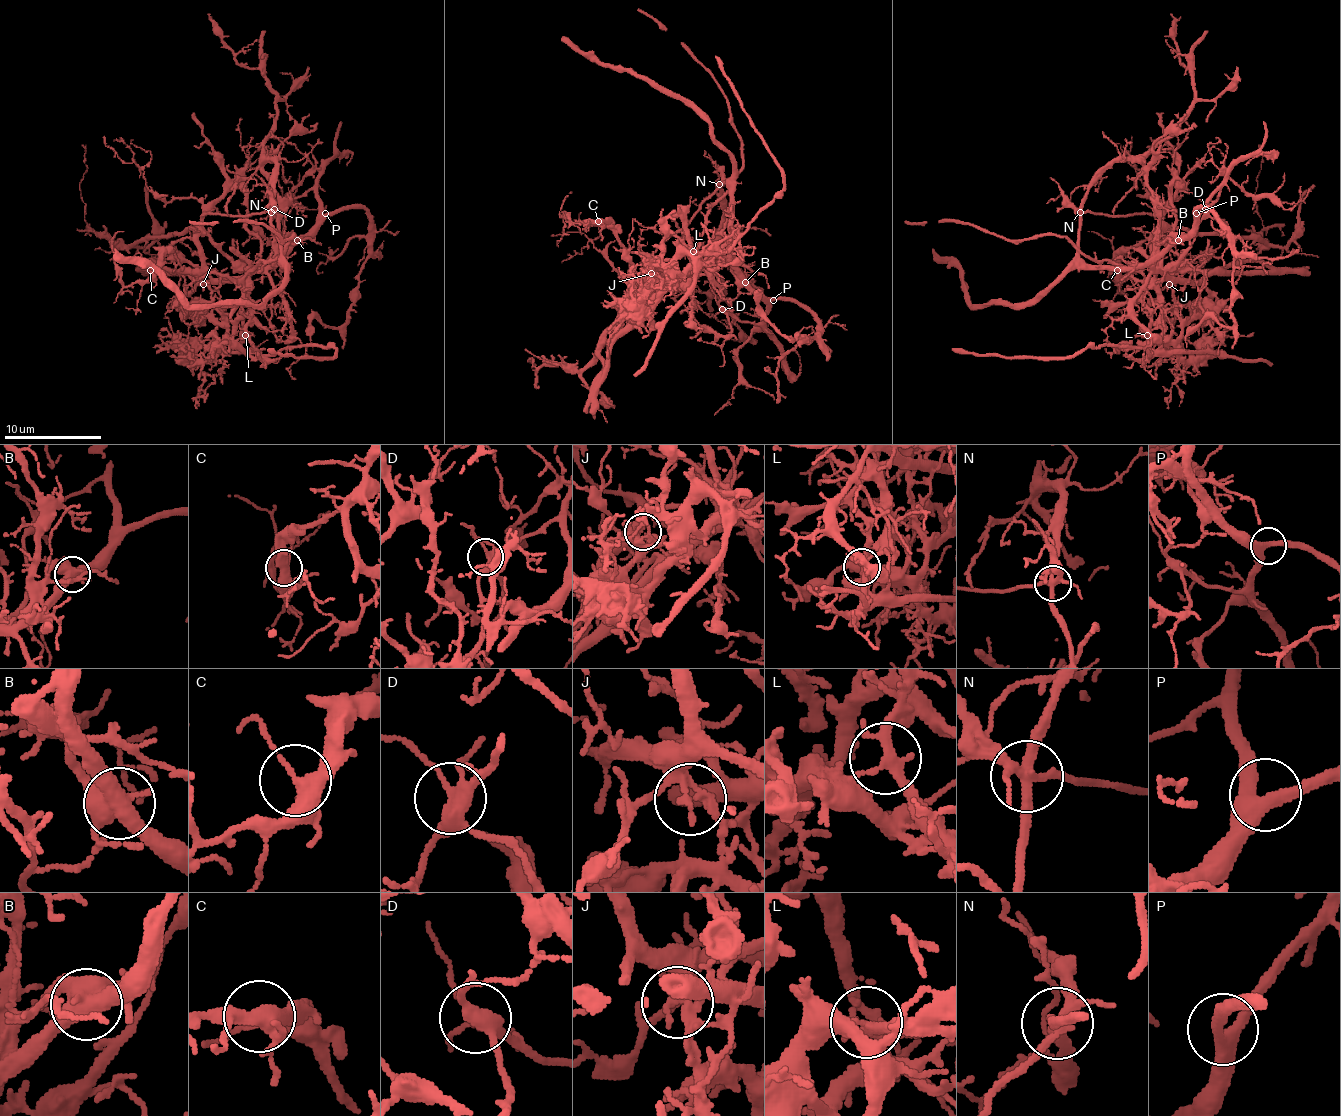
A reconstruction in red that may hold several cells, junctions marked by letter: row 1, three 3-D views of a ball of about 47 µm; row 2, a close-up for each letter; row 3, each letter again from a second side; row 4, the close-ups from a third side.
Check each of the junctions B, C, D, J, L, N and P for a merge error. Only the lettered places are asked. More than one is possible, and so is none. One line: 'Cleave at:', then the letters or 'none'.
Cleave at: B, J, L, N

